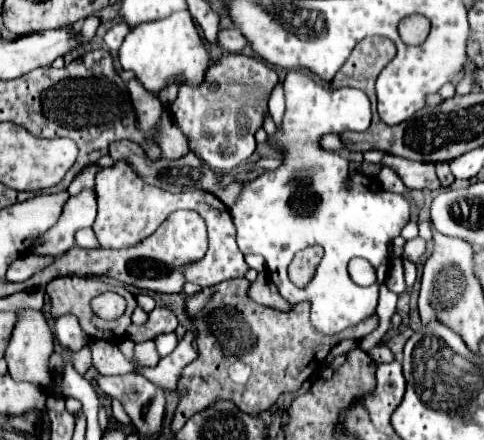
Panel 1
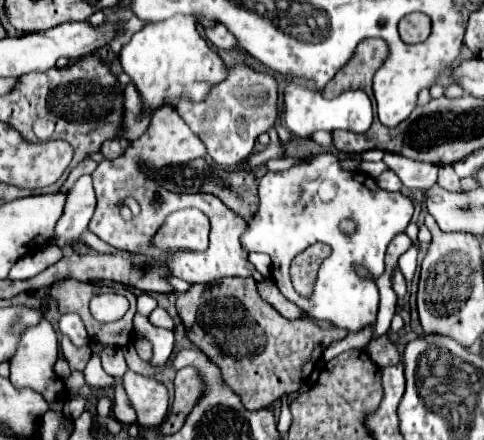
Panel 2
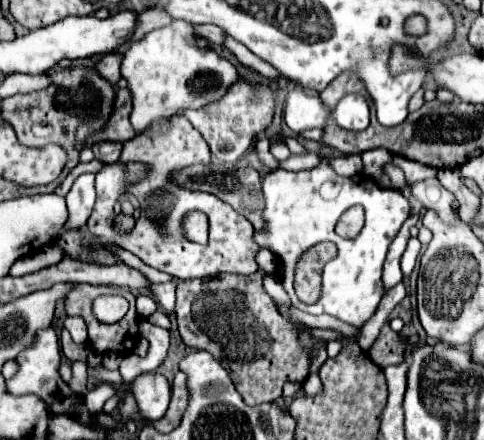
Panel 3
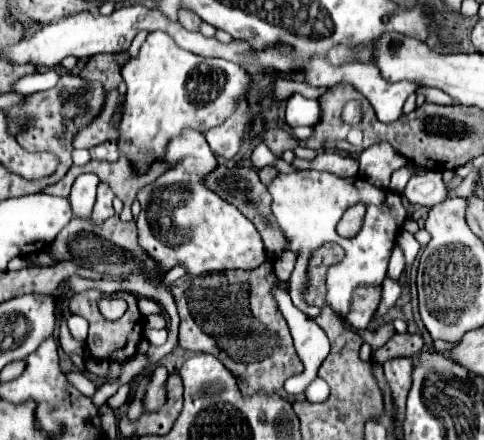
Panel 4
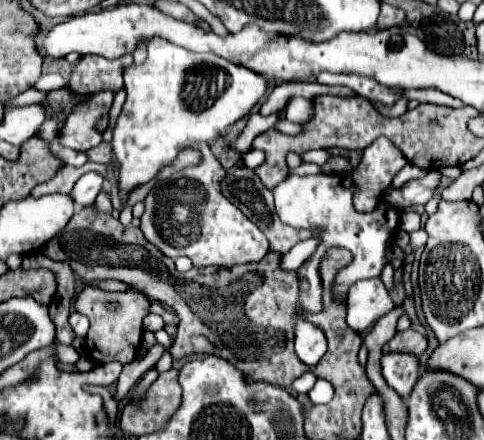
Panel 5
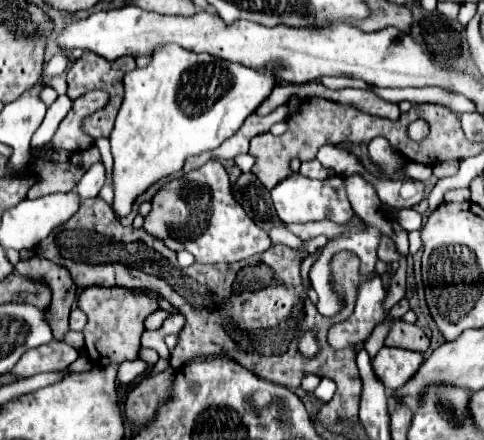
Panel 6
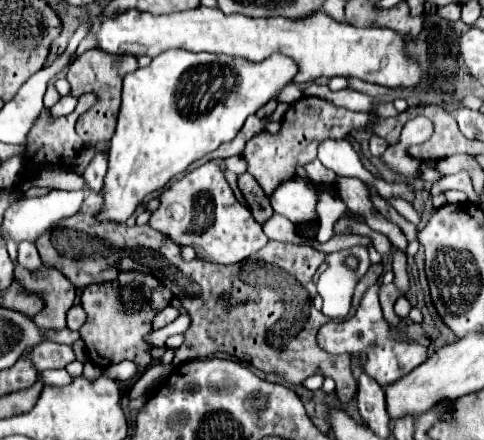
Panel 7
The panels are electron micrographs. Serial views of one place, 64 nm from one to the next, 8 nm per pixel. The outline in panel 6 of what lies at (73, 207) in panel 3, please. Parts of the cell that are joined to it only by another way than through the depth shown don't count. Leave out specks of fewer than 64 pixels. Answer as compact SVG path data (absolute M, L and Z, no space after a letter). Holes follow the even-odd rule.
M94 164L88 168L88 172L82 176L82 180L76 184L76 192L80 196L80 200L88 200L100 194L102 186L104 186L104 164Z

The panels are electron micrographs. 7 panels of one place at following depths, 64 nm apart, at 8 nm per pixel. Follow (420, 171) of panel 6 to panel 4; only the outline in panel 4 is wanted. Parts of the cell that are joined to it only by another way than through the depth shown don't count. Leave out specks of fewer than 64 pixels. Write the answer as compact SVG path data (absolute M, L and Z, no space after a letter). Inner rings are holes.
M398 168L394 174L392 174L392 180L390 180L390 188L394 190L394 192L402 192L404 188L406 188L406 184L408 184L408 180L412 178L412 168Z

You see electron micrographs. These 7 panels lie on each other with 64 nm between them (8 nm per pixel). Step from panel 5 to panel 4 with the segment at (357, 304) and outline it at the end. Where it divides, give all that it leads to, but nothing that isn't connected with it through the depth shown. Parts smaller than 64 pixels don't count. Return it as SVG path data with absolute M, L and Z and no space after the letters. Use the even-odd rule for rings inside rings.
M358 288L356 290L356 298L354 298L354 304L356 308L350 310L350 316L348 316L348 322L354 326L354 324L370 324L378 304L380 304L380 292L382 288Z

